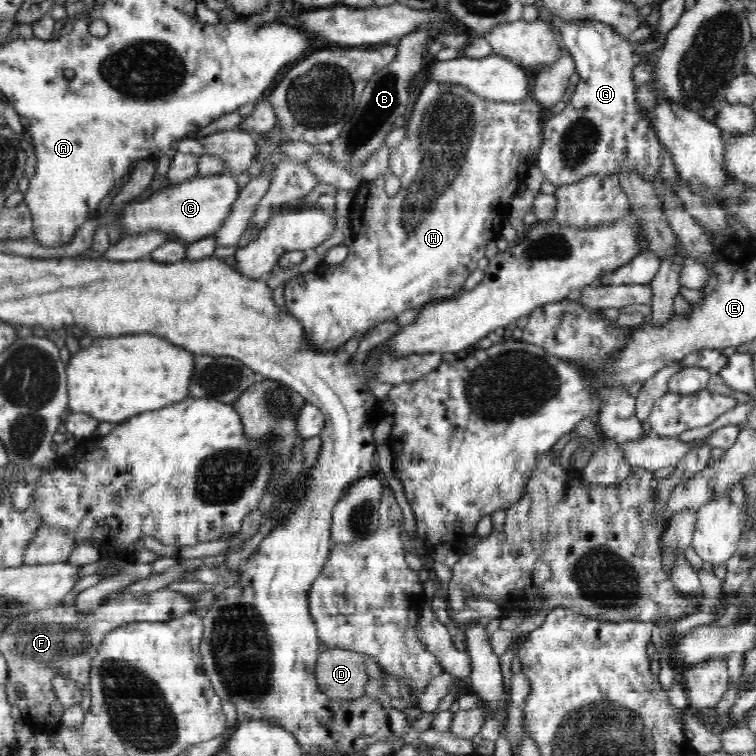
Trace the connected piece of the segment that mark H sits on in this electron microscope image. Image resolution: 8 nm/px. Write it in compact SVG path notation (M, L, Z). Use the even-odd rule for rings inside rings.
M427 82L425 84L418 96L418 100L416 100L408 123L404 124L405 138L396 148L390 148L384 153L390 162L390 172L396 178L399 178L399 182L401 182L400 190L390 197L386 192L387 189L384 189L386 179L383 175L371 181L360 182L354 192L355 196L349 210L349 219L354 236L352 236L353 242L349 246L346 260L337 265L328 264L324 273L318 273L316 268L314 268L314 270L310 270L306 274L298 274L298 276L290 279L285 284L284 299L286 300L286 310L302 321L302 331L304 331L304 337L306 337L310 347L316 347L316 349L338 349L344 346L353 336L362 337L368 330L378 326L381 322L396 320L396 317L404 310L422 308L433 300L451 299L463 291L465 280L474 270L478 269L478 260L482 260L485 256L486 244L490 240L496 240L499 236L505 215L508 214L507 207L512 198L516 197L520 185L526 180L526 173L529 170L530 163L535 166L537 164L538 154L543 141L542 112L543 106L530 98L530 96L516 103L494 102L477 96L464 86L437 84L436 82Z

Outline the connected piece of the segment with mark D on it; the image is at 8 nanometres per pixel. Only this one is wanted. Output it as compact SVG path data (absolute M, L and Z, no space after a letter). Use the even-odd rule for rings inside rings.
M327 649L315 664L318 688L329 698L354 700L365 695L369 680L366 657L356 651Z

